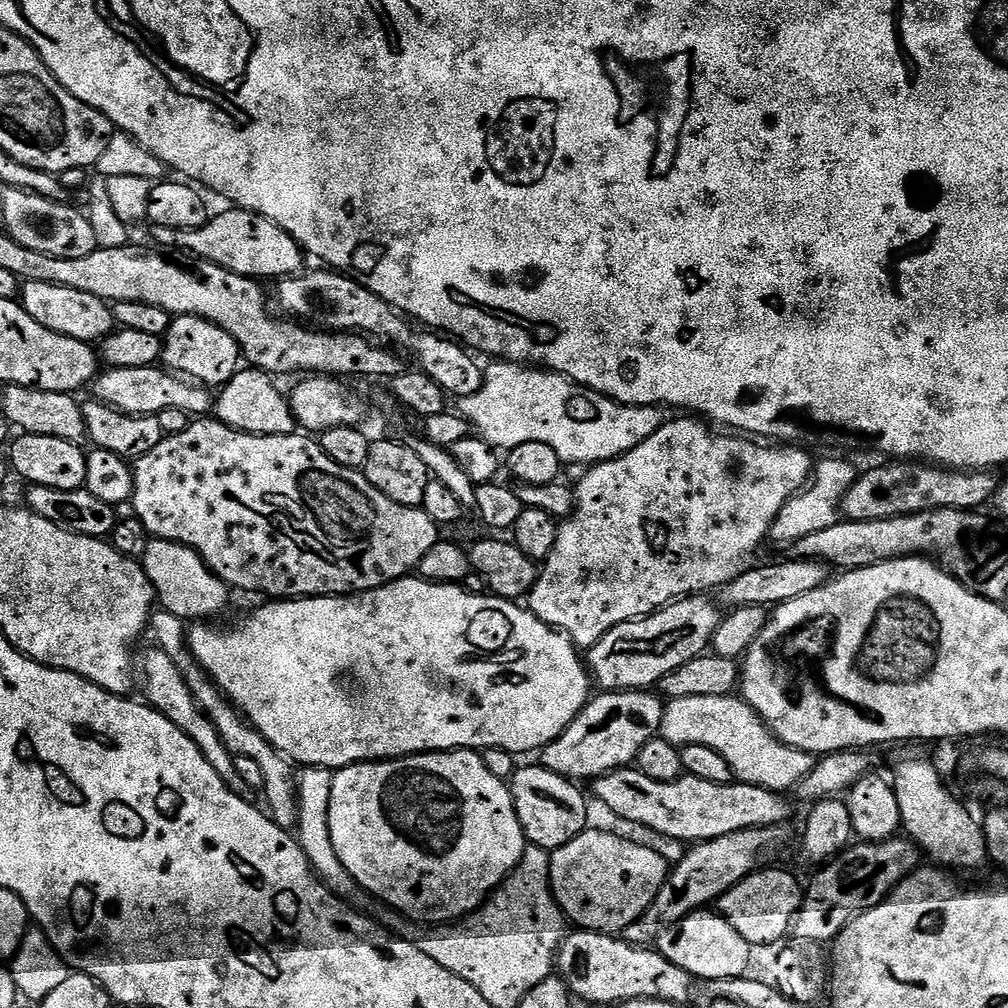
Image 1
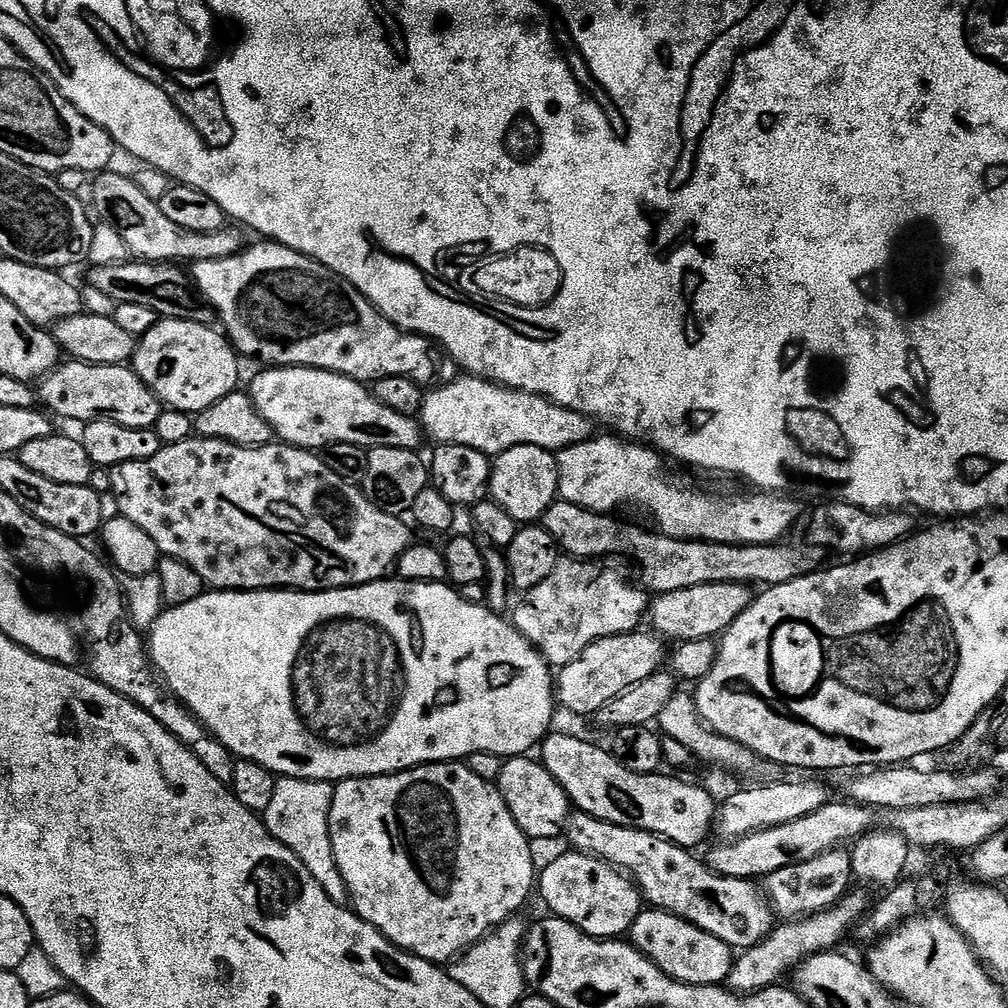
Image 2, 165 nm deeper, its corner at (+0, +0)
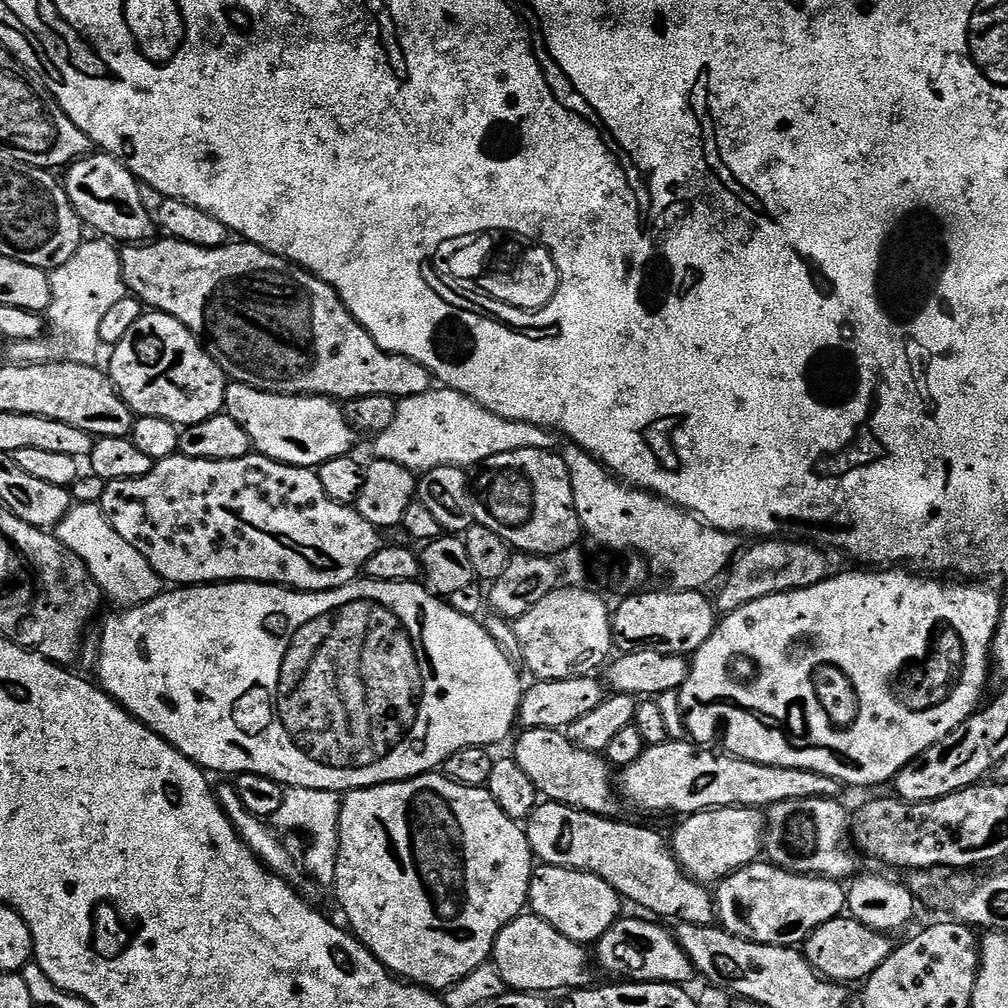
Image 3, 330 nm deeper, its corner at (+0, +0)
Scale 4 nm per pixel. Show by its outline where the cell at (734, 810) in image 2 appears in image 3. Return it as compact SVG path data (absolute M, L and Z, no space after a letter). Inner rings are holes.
M711 808L709 812L693 812L679 821L676 833L670 836L670 847L685 874L705 886L715 886L747 864L761 859L764 847L766 816L759 808Z

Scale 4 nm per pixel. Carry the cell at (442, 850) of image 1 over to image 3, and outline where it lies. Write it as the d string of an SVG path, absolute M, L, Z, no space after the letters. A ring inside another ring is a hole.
M439 771L425 772L409 780L398 780L394 784L379 784L373 788L355 788L343 797L340 818L340 849L337 854L337 874L334 883L336 900L344 911L347 927L382 962L393 976L429 990L447 990L466 978L483 964L489 963L496 936L510 921L525 911L528 891L532 885L534 857L528 845L528 833L517 821L511 820L494 802L487 787L471 788L454 782Z

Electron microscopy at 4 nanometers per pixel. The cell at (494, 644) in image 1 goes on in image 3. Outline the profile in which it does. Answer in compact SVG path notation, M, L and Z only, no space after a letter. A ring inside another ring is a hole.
M357 578L328 592L297 592L274 584L247 582L180 586L161 592L145 604L128 606L117 612L120 613L110 617L100 632L99 687L119 702L129 716L142 721L154 734L170 742L170 746L209 773L253 772L288 788L305 787L306 790L341 794L353 792L355 788L394 784L398 780L437 771L452 754L458 754L458 750L488 748L502 743L508 735L513 735L512 727L517 727L520 704L524 700L526 684L516 673L517 665L502 651L498 642L494 642L487 627L479 624L479 619L458 614L451 603L429 592L420 582L407 584Z

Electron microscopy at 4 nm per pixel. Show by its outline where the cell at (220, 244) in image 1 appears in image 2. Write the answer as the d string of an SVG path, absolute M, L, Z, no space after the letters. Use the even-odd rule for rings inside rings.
M105 170L95 177L92 184L92 204L90 208L103 223L109 224L116 231L118 238L126 242L129 253L137 261L163 264L165 262L181 262L188 260L192 264L210 262L218 258L230 258L241 251L240 236L232 226L225 226L216 232L195 232L182 230L166 214L162 214L157 201L146 198L142 190L131 178L131 175L119 176L116 170Z

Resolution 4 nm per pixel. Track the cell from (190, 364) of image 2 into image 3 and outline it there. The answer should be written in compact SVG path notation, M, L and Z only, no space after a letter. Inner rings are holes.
M145 311L133 328L111 349L112 357L106 363L106 371L112 377L120 396L132 407L137 417L153 416L168 419L177 426L197 424L211 416L221 415L224 406L226 377L215 356L211 356L203 343L182 322L164 312Z

